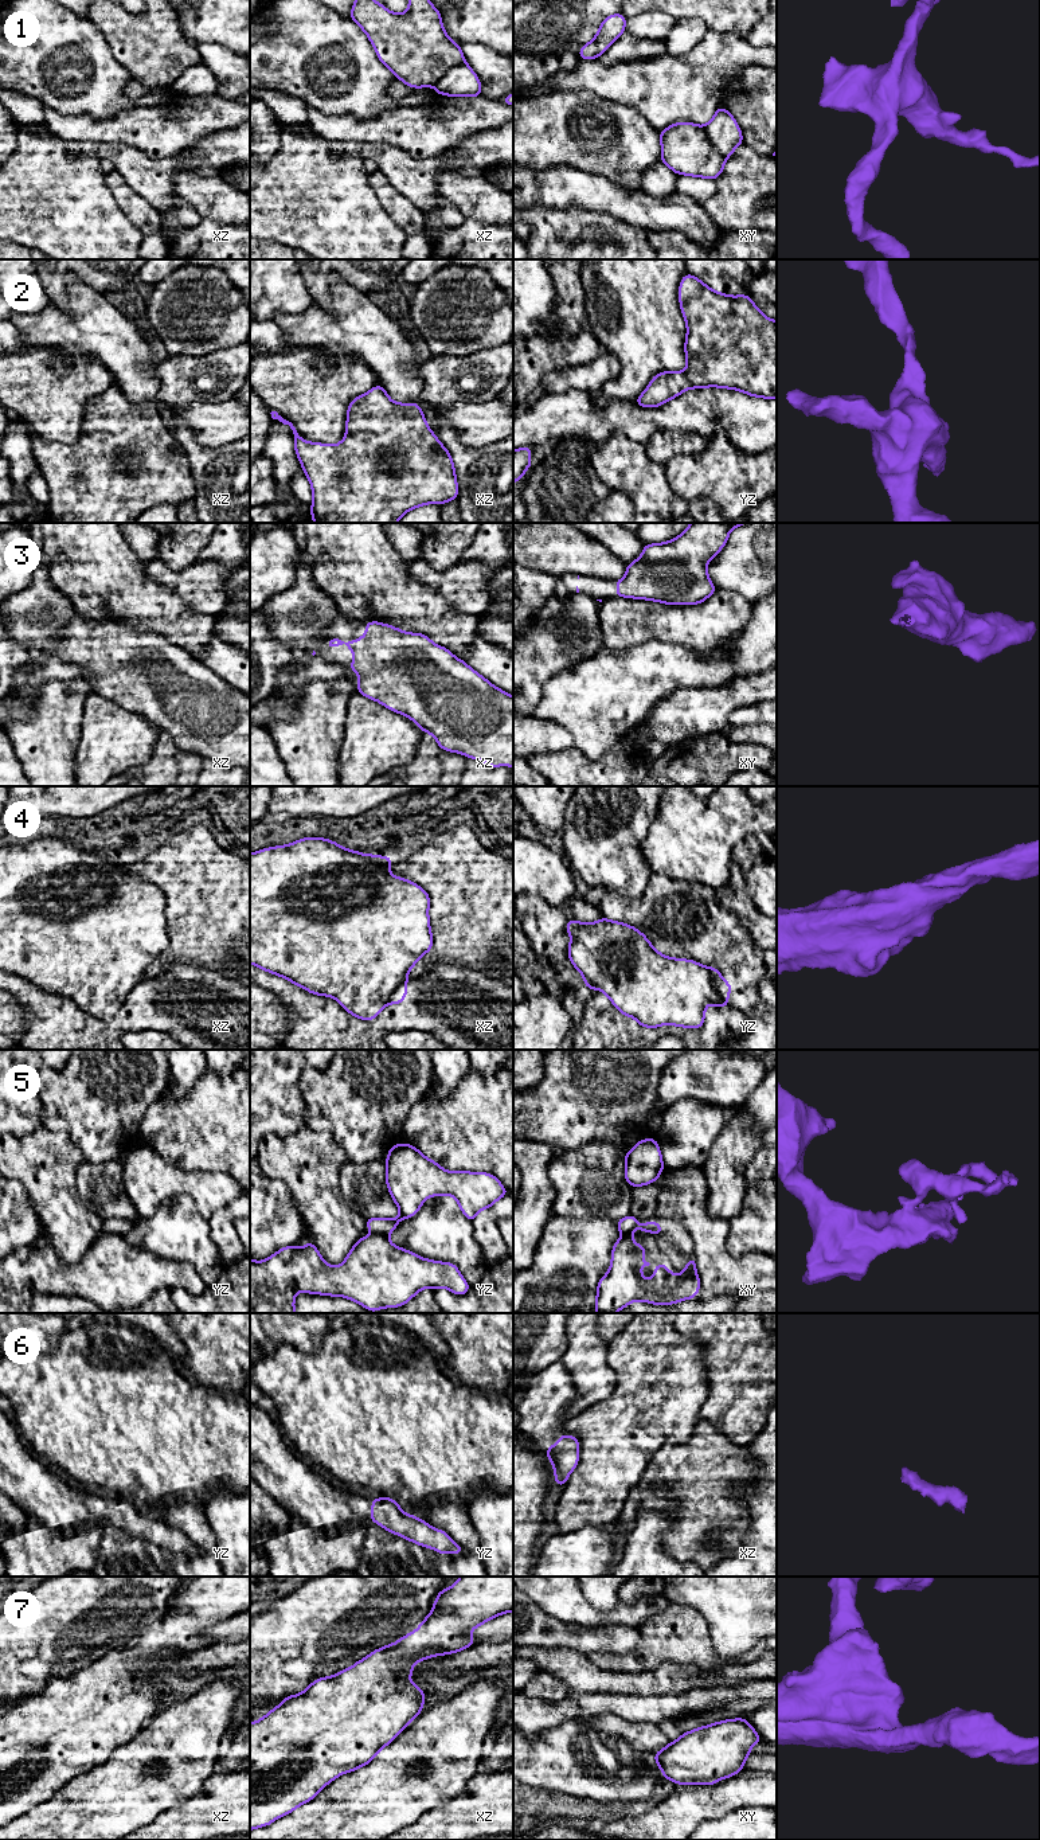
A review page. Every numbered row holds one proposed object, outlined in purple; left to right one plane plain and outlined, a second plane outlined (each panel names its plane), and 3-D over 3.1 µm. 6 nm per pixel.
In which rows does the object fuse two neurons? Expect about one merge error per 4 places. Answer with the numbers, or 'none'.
1, 4, 5

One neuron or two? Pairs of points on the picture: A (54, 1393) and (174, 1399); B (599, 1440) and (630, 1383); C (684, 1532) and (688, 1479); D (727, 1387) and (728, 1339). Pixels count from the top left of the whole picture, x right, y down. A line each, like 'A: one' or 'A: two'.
A: one
B: one
C: one
D: one

